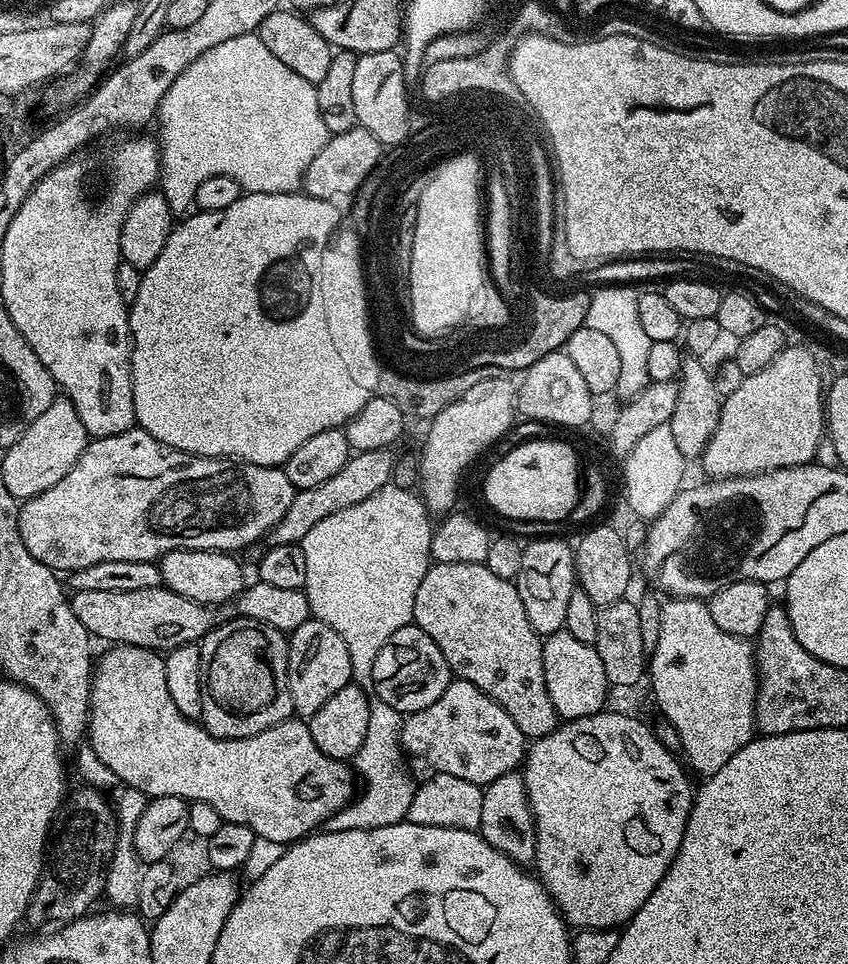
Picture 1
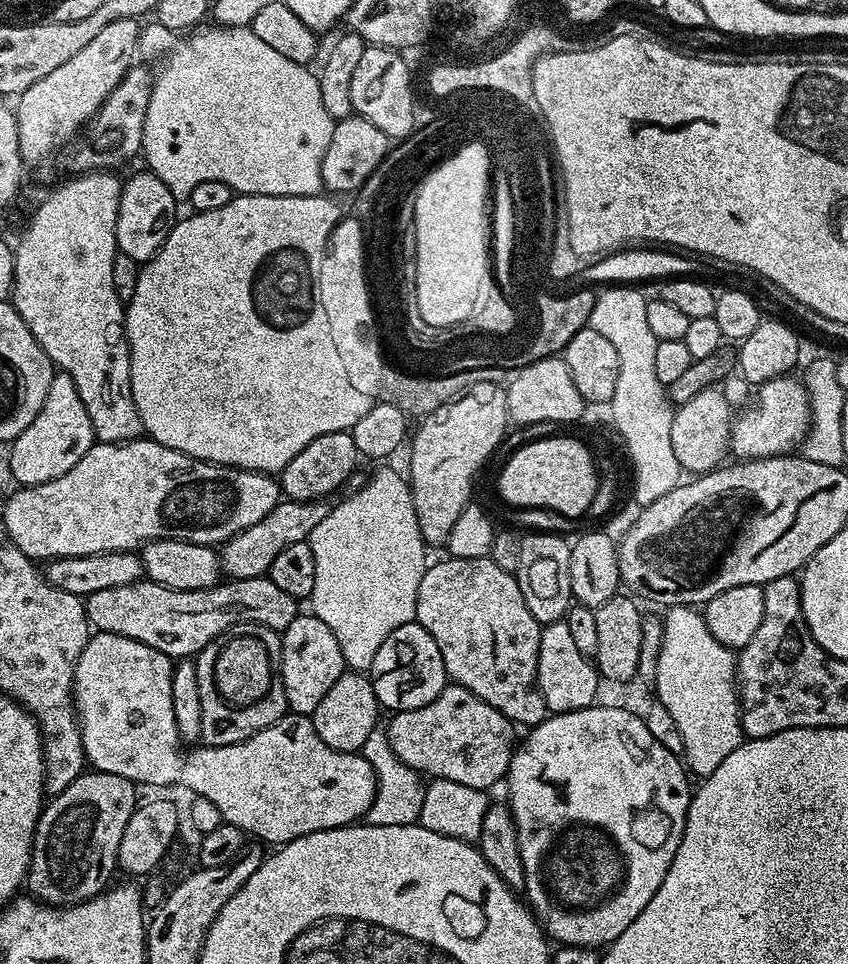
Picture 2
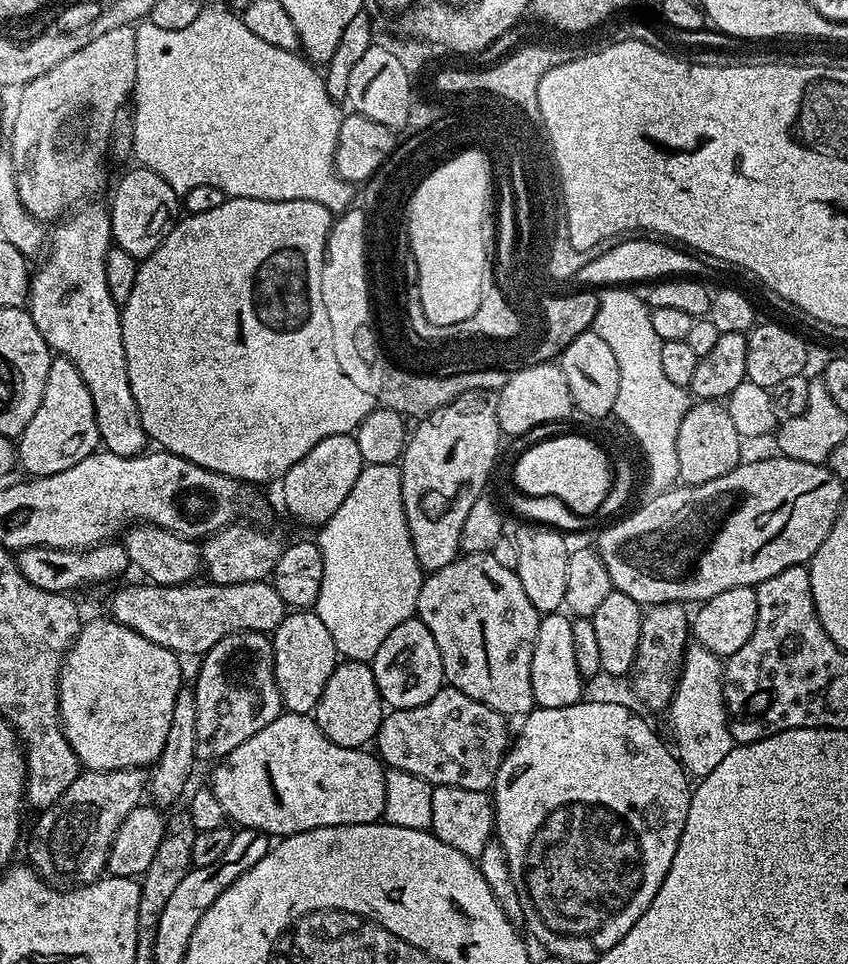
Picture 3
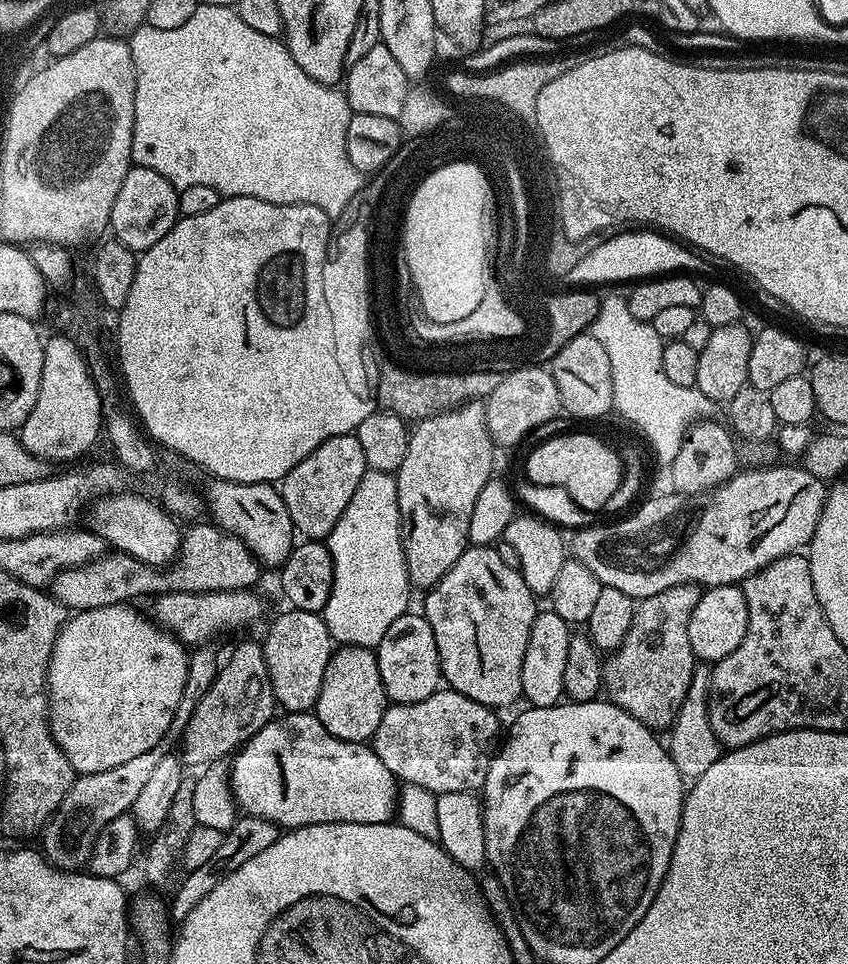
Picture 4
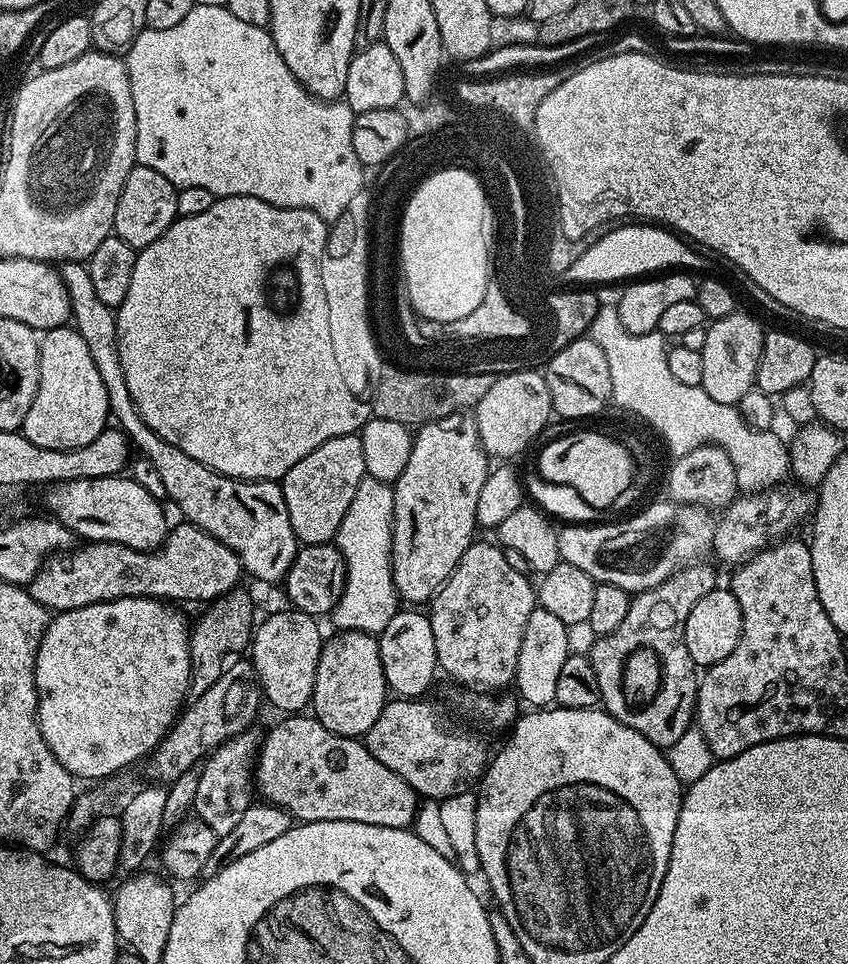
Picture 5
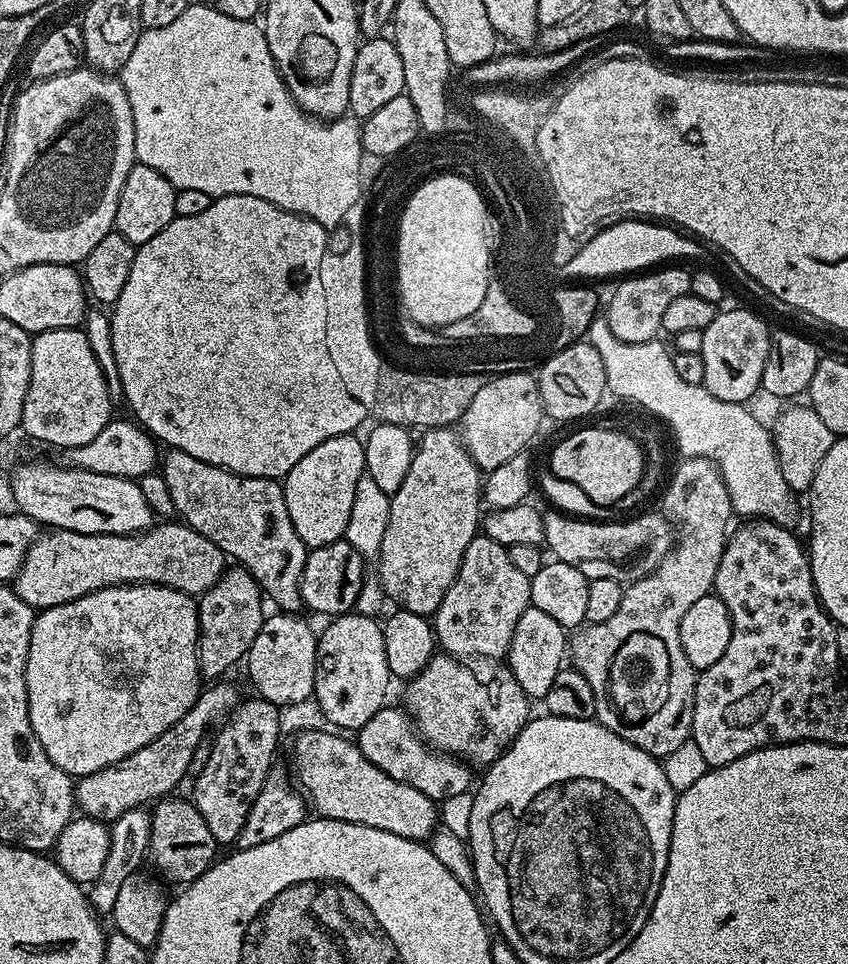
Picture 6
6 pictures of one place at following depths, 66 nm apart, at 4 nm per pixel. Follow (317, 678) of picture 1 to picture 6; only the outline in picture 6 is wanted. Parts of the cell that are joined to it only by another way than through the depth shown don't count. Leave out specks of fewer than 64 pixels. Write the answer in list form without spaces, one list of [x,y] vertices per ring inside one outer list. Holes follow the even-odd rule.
[[[300,614],[274,615],[262,622],[258,638],[254,638],[246,655],[248,676],[256,687],[255,695],[277,706],[311,701],[316,691],[317,629],[312,629]]]

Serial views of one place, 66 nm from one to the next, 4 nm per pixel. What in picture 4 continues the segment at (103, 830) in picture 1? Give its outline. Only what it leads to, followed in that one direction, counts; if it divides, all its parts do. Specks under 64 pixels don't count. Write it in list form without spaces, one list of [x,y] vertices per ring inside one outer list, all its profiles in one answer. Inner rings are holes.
[[[161,743],[146,750],[146,754],[137,754],[135,758],[122,762],[122,766],[114,766],[114,770],[98,770],[94,774],[77,775],[66,798],[62,798],[58,810],[44,825],[44,859],[52,867],[61,868],[64,872],[87,869],[88,860],[94,850],[94,842],[98,842],[98,834],[102,834],[102,830],[110,826],[114,818],[131,813],[138,793],[144,789],[152,771],[157,768],[158,762],[162,762],[165,755],[166,748]]]

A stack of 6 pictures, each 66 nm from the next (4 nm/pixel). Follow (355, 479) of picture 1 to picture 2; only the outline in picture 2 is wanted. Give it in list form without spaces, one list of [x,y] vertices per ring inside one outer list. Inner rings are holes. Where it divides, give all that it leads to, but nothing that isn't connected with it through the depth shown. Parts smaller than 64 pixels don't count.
[[[281,499],[262,522],[254,522],[246,530],[234,534],[229,540],[224,541],[219,549],[220,571],[228,580],[245,580],[246,578],[258,578],[270,570],[274,558],[286,550],[286,546],[294,546],[294,542],[307,540],[309,534],[326,518],[330,510],[330,504],[327,499],[318,500],[290,500]]]

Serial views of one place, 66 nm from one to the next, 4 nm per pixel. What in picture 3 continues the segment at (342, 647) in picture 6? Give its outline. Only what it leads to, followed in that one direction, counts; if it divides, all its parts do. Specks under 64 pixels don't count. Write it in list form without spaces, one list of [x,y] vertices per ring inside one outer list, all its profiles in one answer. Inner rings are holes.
[[[341,659],[334,674],[330,674],[330,682],[326,682],[326,690],[322,690],[322,698],[316,703],[316,725],[328,735],[330,742],[338,742],[338,746],[364,748],[375,741],[385,715],[386,705],[380,698],[378,682],[374,682],[371,663]]]

